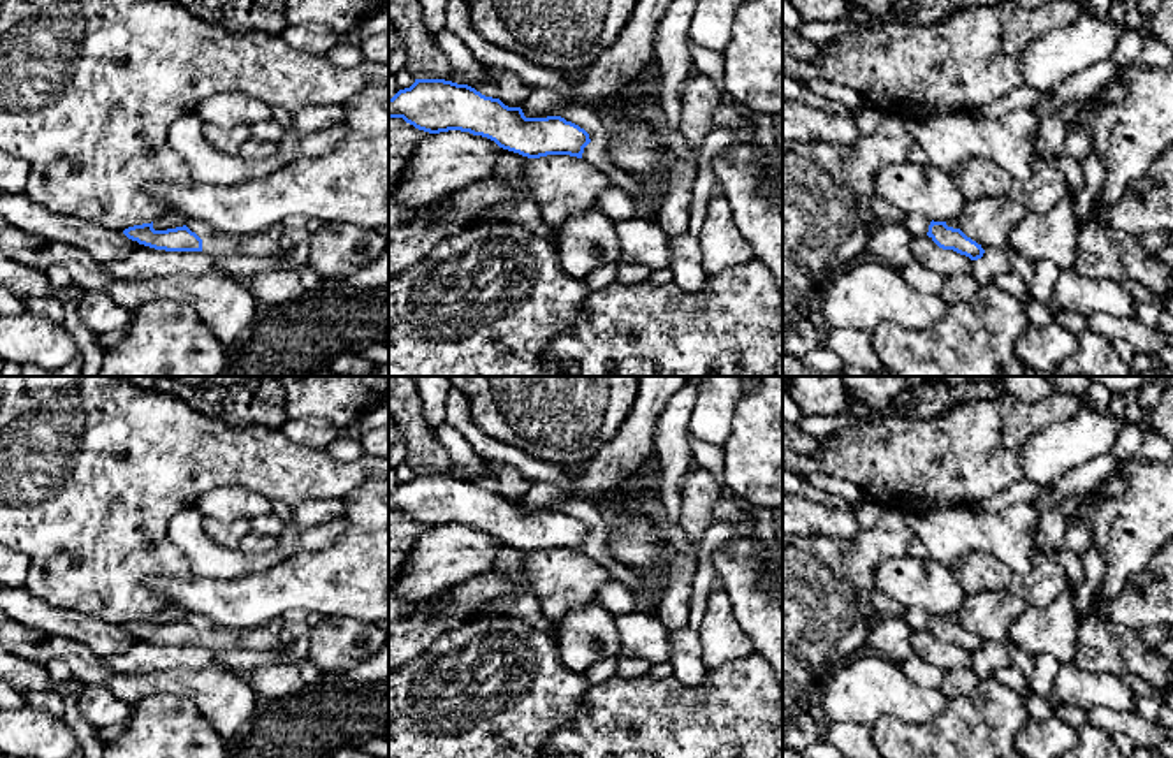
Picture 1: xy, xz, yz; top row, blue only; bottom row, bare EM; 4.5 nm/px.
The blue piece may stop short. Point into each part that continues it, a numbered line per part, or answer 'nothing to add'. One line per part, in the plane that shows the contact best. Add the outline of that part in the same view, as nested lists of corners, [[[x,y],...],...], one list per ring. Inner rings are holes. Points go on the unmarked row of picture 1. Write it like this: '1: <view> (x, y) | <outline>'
1: xy (222, 639) | [[[215,626],[211,631],[202,633],[202,644],[216,651],[278,651],[287,642],[280,638],[280,633],[271,631],[267,626],[251,630],[230,630]]]

